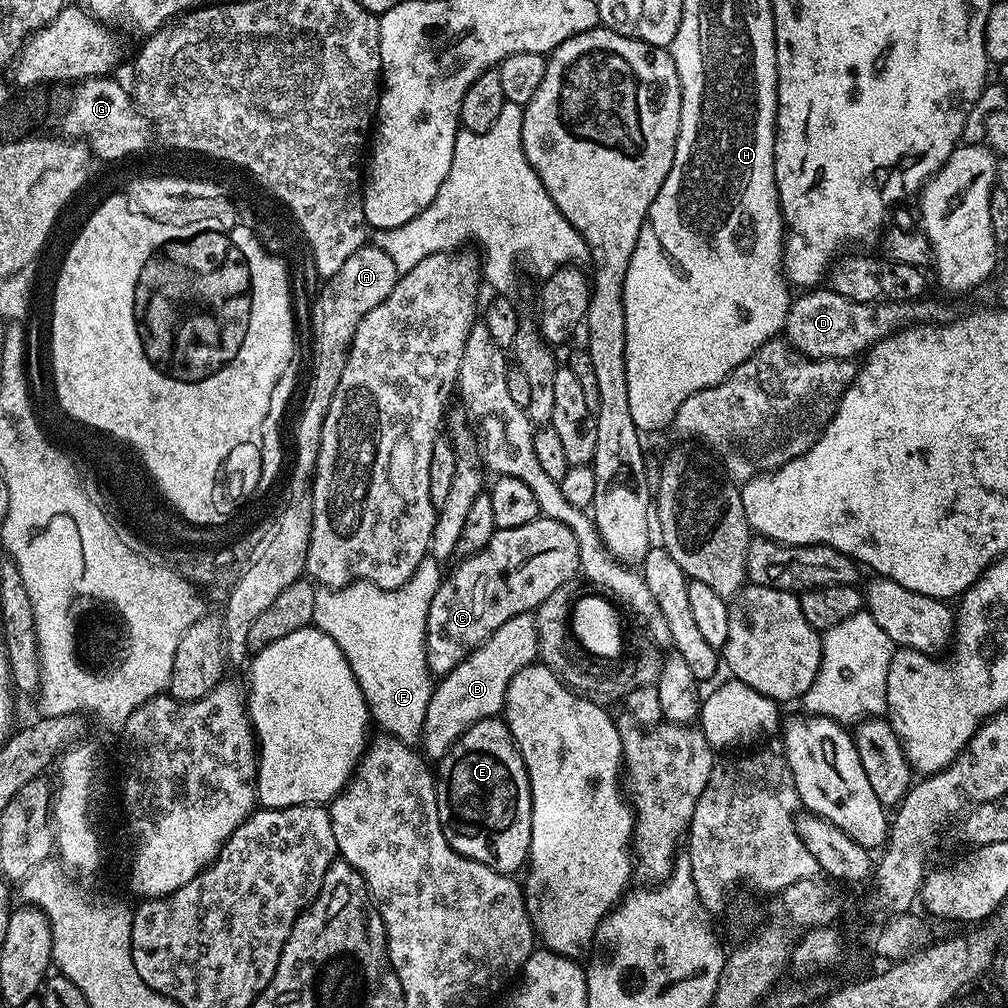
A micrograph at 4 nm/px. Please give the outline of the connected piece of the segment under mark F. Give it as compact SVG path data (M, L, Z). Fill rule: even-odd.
M425 558L401 588L377 588L367 582L353 582L344 588L321 587L314 598L312 624L330 634L330 638L338 642L338 650L346 654L346 662L350 662L350 670L354 670L356 681L368 699L371 719L375 723L377 720L387 735L409 746L415 745L415 740L417 743L423 737L424 719L434 687L433 677L428 670L428 650L424 647L424 636L430 602L440 588L440 568L437 561Z

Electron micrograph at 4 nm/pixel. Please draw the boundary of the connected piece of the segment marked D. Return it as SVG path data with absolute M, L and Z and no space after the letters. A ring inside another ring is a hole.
M824 286L801 291L799 295L789 303L782 336L799 355L809 360L852 360L867 353L885 336L913 323L913 305L908 302L884 302L875 308L847 300Z

